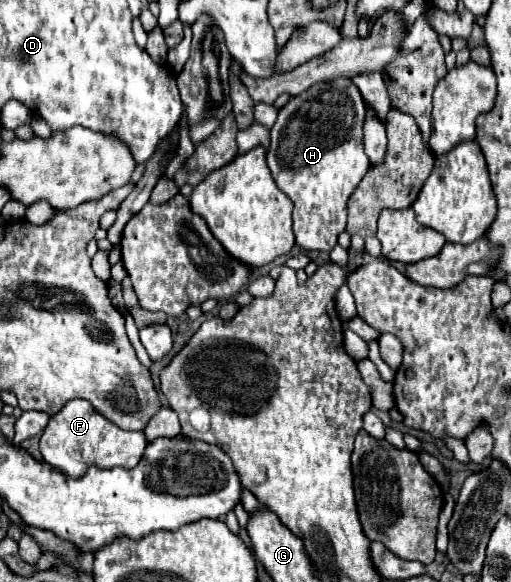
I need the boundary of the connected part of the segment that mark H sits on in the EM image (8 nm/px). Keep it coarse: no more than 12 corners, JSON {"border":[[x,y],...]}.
{"border":[[350,78],[294,98],[268,168],[304,250],[330,250],[366,176],[366,104]]}

